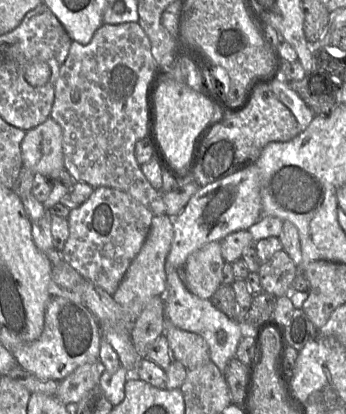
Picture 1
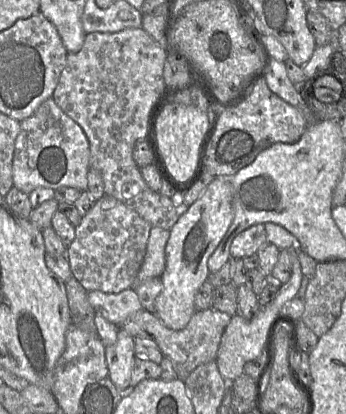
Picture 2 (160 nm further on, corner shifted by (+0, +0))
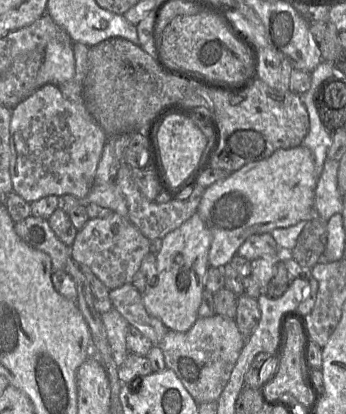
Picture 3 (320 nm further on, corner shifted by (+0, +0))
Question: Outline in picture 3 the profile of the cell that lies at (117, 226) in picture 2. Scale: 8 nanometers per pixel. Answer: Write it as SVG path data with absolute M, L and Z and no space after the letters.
M113 212L106 218L89 219L77 232L71 246L71 258L85 265L109 289L132 283L144 257L151 250L151 241L128 218Z

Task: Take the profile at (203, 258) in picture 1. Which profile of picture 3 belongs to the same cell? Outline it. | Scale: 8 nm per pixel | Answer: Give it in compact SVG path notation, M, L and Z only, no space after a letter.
M300 145L279 149L270 157L251 162L205 189L196 213L212 235L208 254L210 267L224 268L251 235L271 233L315 217L318 180L311 150Z

